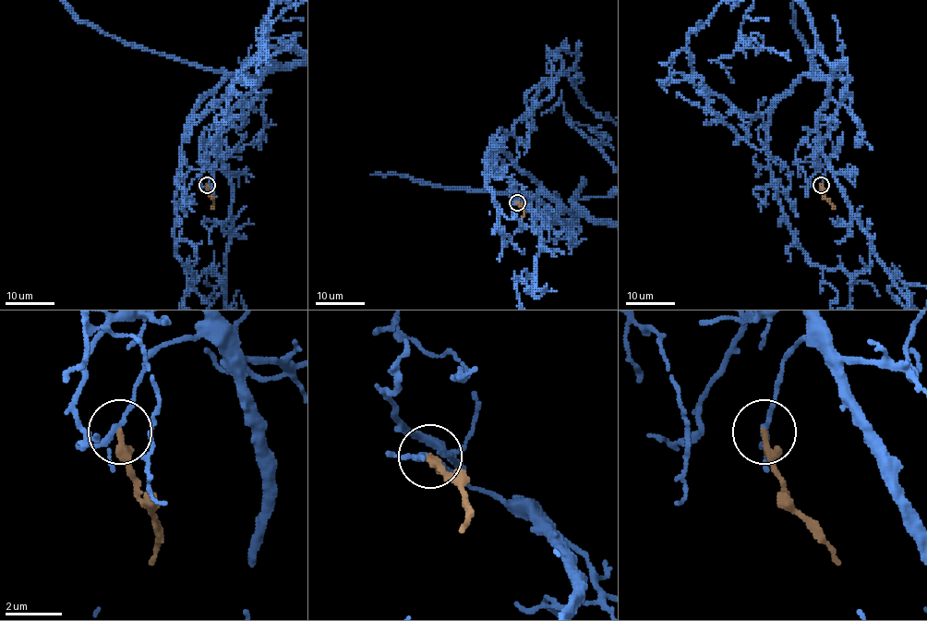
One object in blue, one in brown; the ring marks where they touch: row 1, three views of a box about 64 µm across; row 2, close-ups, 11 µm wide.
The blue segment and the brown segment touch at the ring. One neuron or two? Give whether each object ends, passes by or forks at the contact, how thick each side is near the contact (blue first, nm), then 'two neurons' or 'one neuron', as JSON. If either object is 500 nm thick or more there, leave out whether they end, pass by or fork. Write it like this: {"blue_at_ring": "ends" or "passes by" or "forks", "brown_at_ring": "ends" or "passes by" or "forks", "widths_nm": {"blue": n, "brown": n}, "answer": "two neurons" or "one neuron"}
{"blue_at_ring": "forks", "brown_at_ring": "ends", "widths_nm": {"blue": 150, "brown": 280}, "answer": "two neurons"}

